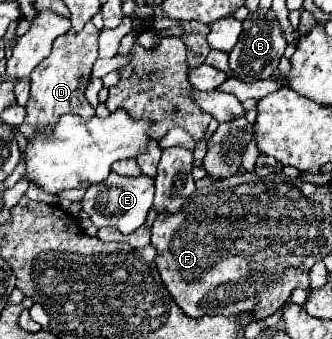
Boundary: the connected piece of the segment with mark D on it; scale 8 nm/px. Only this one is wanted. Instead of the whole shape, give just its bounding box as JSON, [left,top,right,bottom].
[16,23,100,137]

